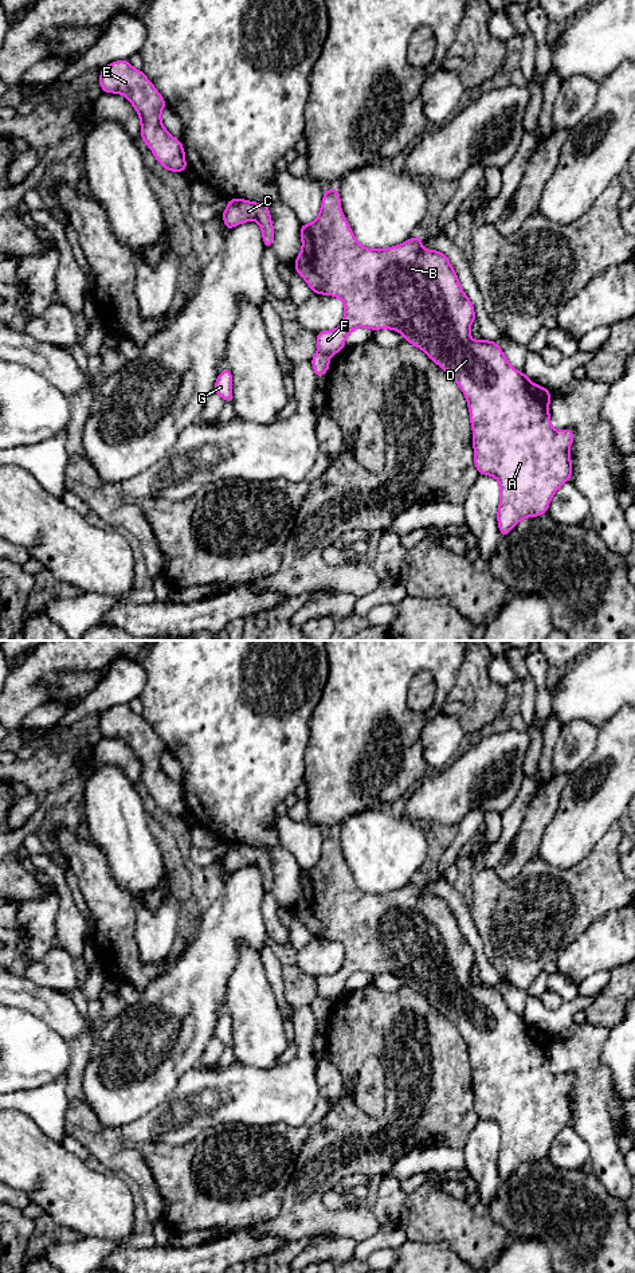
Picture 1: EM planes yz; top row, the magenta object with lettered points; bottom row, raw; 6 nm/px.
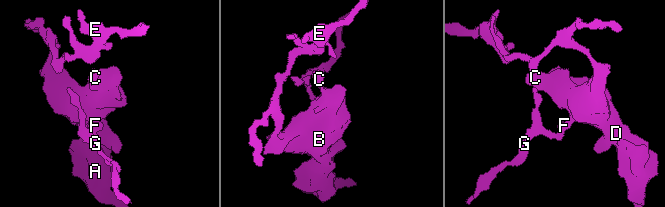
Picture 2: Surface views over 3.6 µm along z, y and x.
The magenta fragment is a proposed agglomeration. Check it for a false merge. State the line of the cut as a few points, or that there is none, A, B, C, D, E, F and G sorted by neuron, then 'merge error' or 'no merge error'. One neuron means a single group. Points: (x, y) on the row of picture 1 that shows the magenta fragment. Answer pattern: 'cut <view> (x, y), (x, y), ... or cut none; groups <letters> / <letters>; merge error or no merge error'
cut yz (318, 351), (328, 356); groups A B C D E F / G; merge error

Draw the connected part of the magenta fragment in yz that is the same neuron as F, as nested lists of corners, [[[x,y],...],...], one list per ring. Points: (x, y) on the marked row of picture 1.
[[[334,188],[324,192],[317,219],[301,224],[301,239],[295,271],[314,294],[338,297],[345,306],[337,329],[317,333],[318,352],[337,355],[356,328],[401,333],[454,379],[467,399],[477,471],[497,478],[501,487],[497,513],[501,536],[507,536],[522,518],[546,513],[553,494],[572,477],[569,447],[573,431],[553,430],[550,391],[513,368],[497,342],[471,338],[474,306],[448,258],[436,250],[423,250],[422,236],[383,250],[361,246],[341,211],[340,192]]]

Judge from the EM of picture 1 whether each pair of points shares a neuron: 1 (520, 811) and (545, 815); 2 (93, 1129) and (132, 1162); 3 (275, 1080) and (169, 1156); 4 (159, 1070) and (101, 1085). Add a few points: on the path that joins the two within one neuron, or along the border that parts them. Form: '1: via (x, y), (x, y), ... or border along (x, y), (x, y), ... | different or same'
1: border along (537, 794), (518, 833), (512, 841) | different
2: via (102, 1139), (122, 1159) | same
3: border along (240, 1121), (218, 1123), (206, 1127), (183, 1144) | different
4: via (144, 1070), (133, 1070), (116, 1085) | same

